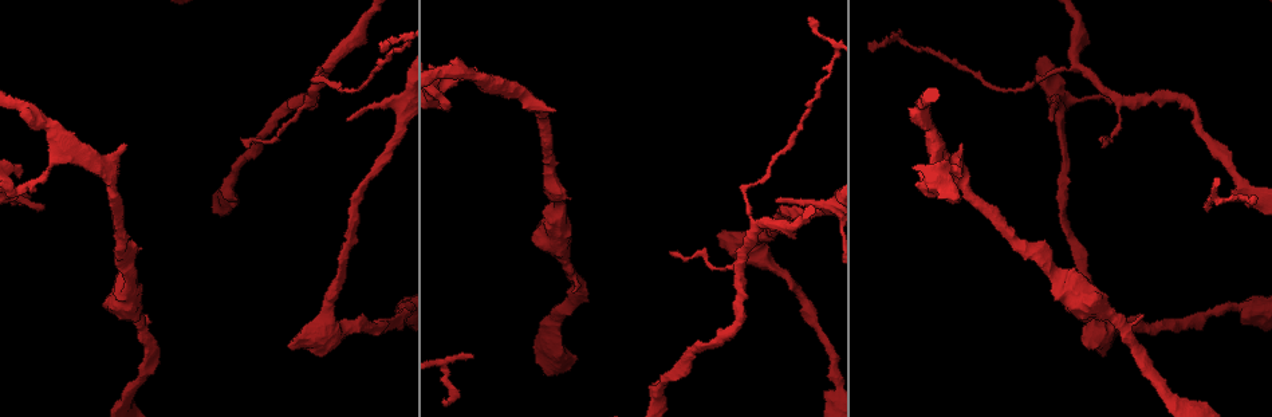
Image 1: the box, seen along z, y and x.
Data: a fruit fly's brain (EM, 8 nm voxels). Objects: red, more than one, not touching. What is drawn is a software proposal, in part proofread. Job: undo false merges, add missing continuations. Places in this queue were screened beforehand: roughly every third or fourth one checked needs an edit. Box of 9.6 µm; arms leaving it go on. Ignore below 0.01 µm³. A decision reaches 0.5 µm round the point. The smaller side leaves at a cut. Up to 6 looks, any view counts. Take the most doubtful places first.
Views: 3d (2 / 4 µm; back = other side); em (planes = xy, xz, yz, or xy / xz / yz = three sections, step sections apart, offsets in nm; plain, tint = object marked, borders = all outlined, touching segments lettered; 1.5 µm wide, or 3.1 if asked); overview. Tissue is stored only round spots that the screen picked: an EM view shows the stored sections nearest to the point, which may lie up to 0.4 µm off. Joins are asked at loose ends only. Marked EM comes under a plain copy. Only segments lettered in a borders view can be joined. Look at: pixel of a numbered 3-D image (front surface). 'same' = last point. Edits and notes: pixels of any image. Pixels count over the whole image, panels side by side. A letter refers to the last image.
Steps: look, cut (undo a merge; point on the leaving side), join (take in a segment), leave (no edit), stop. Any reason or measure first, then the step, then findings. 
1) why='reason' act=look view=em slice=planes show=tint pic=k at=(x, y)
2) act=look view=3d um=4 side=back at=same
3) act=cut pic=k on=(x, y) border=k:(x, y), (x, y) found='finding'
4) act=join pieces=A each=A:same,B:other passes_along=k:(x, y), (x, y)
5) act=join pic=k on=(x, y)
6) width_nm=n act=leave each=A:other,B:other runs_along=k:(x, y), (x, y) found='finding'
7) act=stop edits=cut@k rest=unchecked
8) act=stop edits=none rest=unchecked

why='thin end' act=look view=3d um=4 pic=1 at=(446, 405)

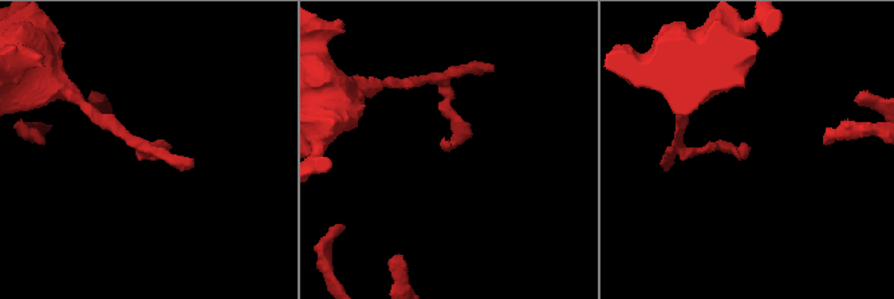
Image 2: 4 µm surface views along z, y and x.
why='need the tissue' act=look view=em slice=xy step=4 show=borders pic=2 at=(442, 148)

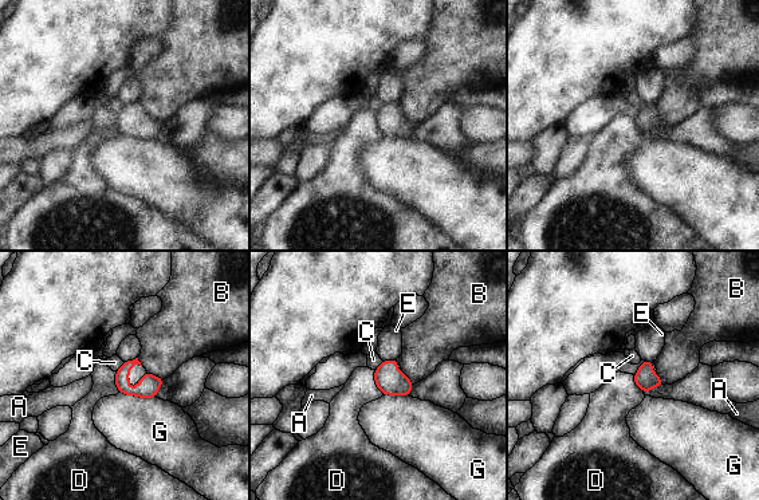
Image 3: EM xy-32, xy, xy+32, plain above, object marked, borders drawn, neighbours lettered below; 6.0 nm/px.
act=look view=em slice=planes show=borders at=same

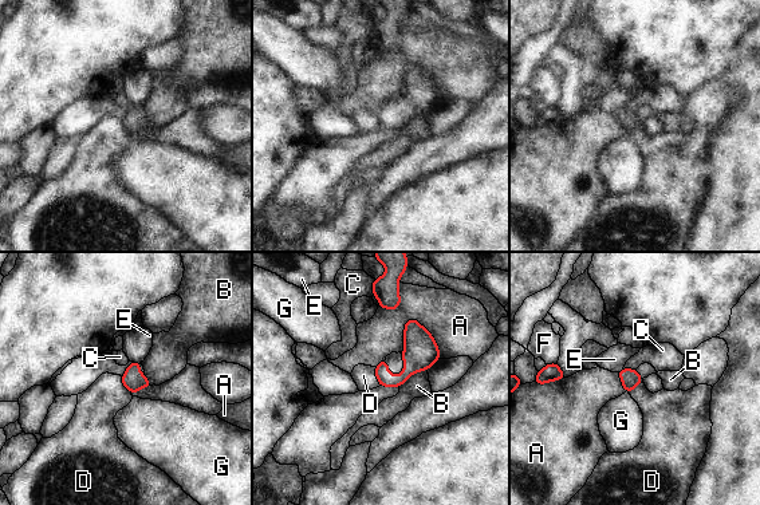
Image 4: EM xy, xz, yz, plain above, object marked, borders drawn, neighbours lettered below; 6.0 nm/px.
act=leave each=A:other,B:other,C:other,D:other,E:other,F:other,G:other border=4:(374, 367), (374, 375), (380, 385) found='none of them fits'

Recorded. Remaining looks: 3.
why='tapers out' act=look view=3d um=2 pic=1 at=(350, 120)

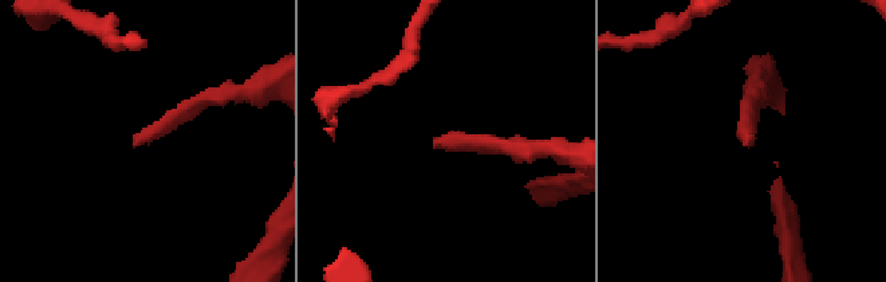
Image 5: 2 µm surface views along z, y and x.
act=look view=em slice=planes show=borders pic=5 at=(134, 142)

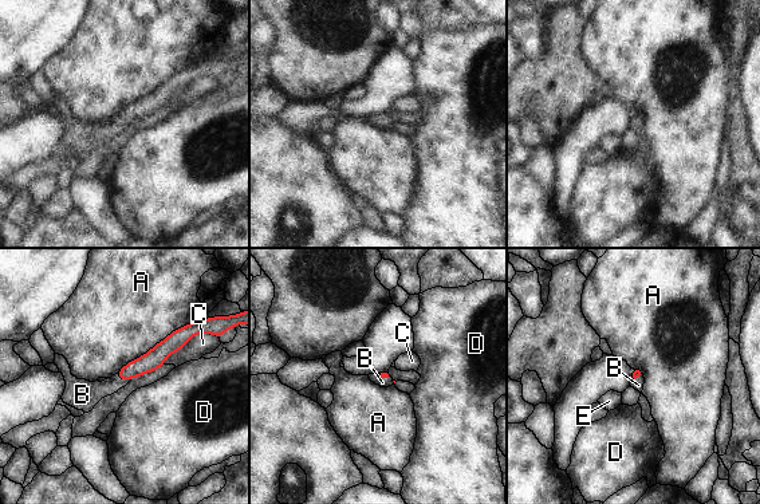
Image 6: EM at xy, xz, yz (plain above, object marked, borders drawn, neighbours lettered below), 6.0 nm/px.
act=join pieces=B each=A:other,B:same,C:other,D:other,E:other passes_along=6:(382, 374), (384, 378), (382, 382) found='the neuron continues'

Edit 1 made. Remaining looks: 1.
act=stop edits=join@6 rest=unchecked

